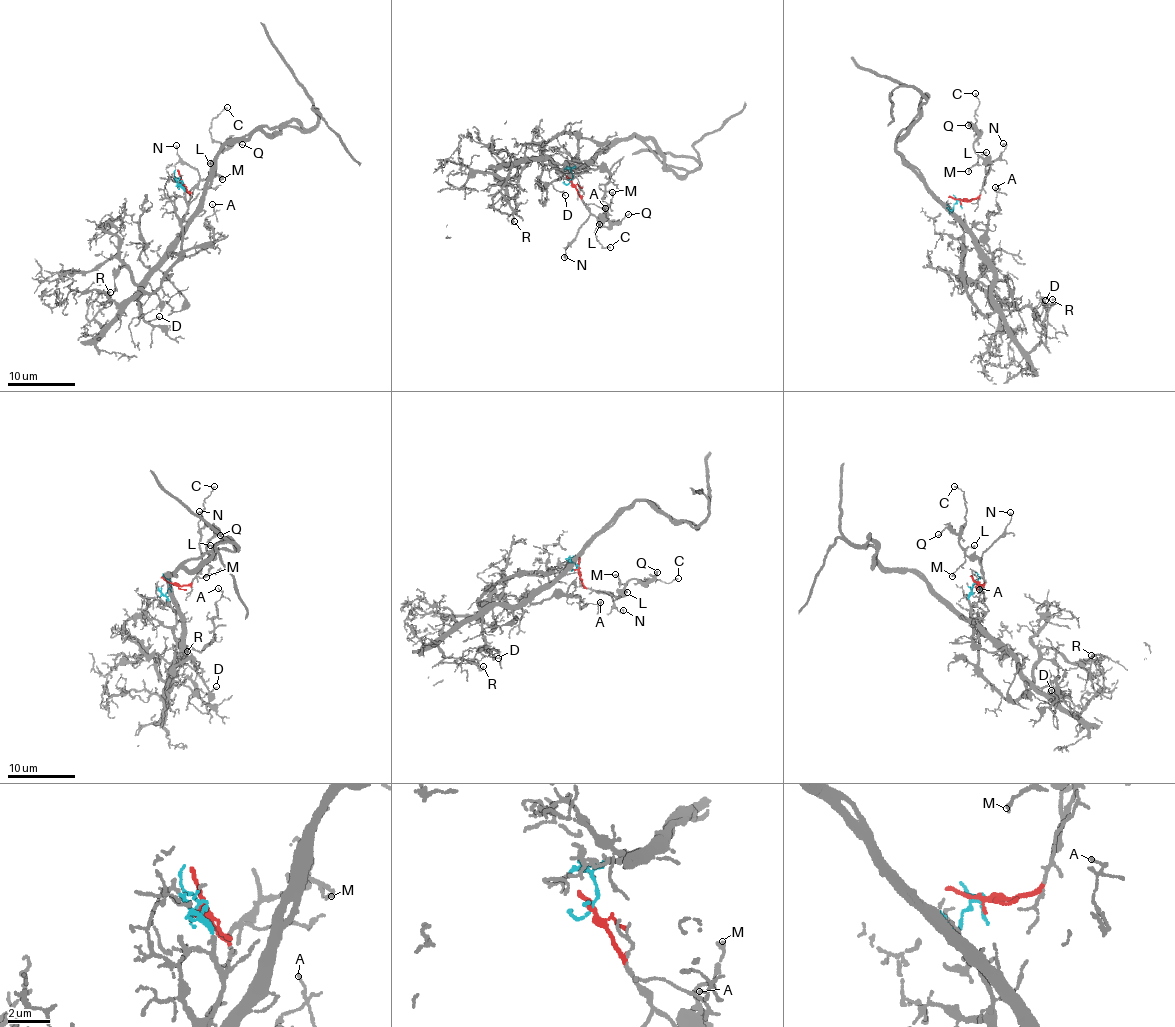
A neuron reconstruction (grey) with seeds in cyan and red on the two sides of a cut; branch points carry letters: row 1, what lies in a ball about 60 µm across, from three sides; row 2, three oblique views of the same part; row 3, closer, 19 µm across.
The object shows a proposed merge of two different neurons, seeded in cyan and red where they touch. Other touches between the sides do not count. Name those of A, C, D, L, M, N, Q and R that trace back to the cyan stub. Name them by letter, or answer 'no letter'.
A, D, R

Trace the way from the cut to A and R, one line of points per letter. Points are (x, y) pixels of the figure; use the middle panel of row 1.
A: (569, 180), (571, 168), (593, 158), (571, 173), (599, 168), (608, 173), (604, 208)
R: (569, 180), (575, 165), (593, 160), (558, 170), (557, 164), (548, 156), (515, 166), (500, 189), (514, 221)

